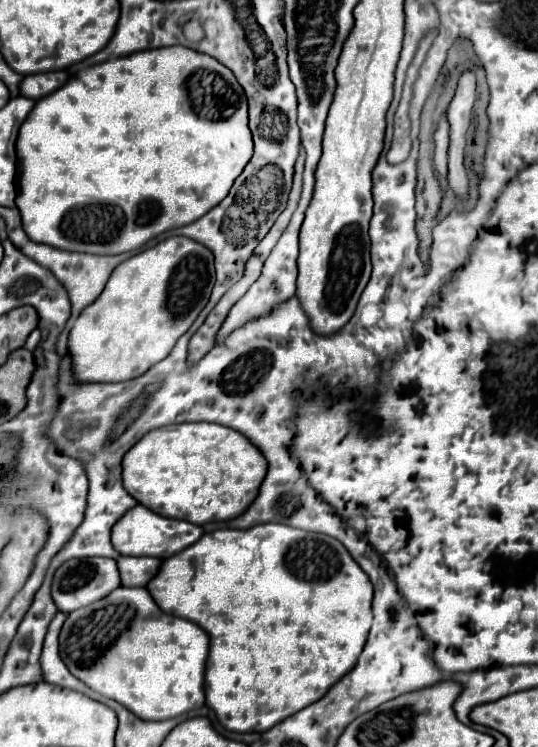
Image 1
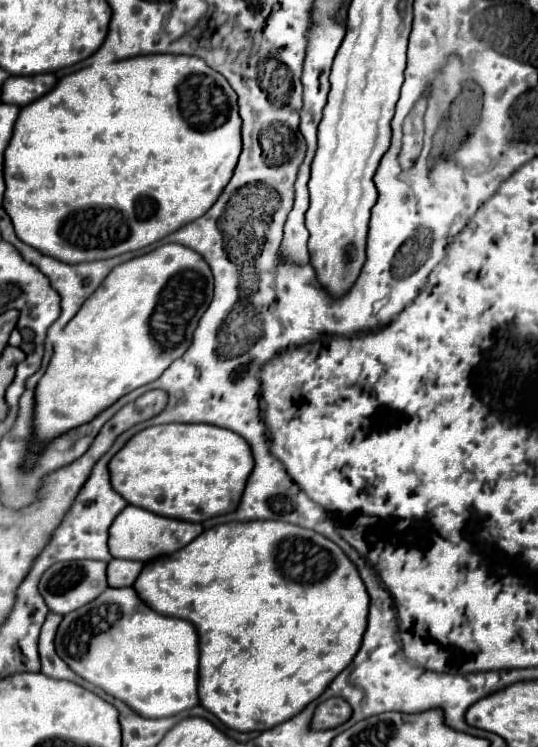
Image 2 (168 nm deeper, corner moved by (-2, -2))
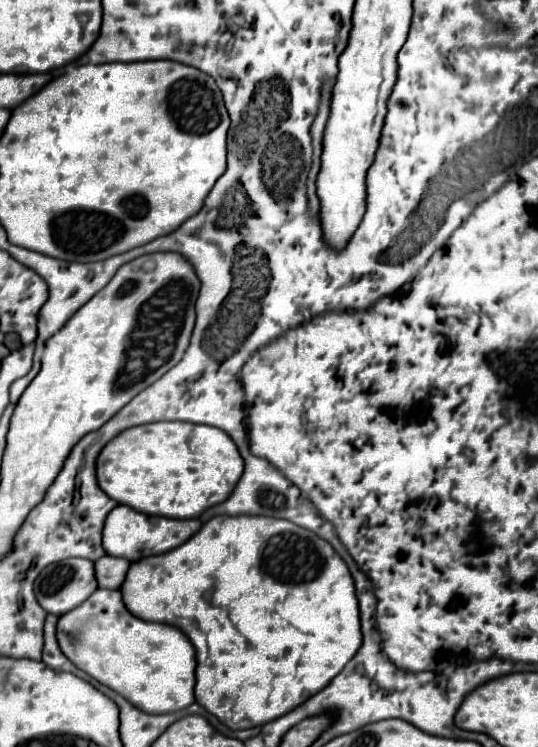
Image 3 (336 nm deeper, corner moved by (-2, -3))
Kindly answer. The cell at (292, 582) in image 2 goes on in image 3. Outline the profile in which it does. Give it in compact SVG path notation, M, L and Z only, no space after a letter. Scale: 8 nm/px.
M215 516L209 522L201 526L201 530L189 538L189 542L183 542L183 546L177 546L175 550L169 550L167 554L159 556L147 556L131 562L129 572L121 584L123 604L127 610L145 620L145 622L161 622L171 624L179 628L195 646L195 700L207 708L213 716L217 716L227 728L231 730L243 730L253 726L263 726L287 712L291 712L295 706L303 704L307 698L323 690L341 670L343 666L355 656L355 652L361 646L361 626L359 626L359 606L355 598L355 586L353 578L345 566L345 562L337 556L337 552L331 548L329 542L319 538L315 532L301 528L293 522L281 520L281 518L269 518L269 516Z

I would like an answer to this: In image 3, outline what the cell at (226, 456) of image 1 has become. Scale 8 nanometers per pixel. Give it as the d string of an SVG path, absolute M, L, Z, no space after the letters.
M153 422L153 424L143 424L143 426L133 426L127 428L125 432L117 434L111 442L107 442L107 446L101 450L101 454L97 456L97 484L99 488L113 498L119 504L131 506L137 512L149 514L149 516L165 516L165 518L197 518L201 512L205 512L209 506L215 506L219 502L223 502L223 498L227 498L231 494L231 490L235 488L235 484L239 482L243 474L243 458L237 450L237 446L229 440L229 436L221 430L215 430L211 426L203 426L203 424L191 424L191 422Z

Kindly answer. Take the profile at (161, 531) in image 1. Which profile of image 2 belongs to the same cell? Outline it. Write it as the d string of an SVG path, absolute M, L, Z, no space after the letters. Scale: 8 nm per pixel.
M127 505L109 529L109 551L117 559L119 557L163 557L183 549L201 533L203 533L203 527L199 523L169 519L169 517L149 513L141 507Z

